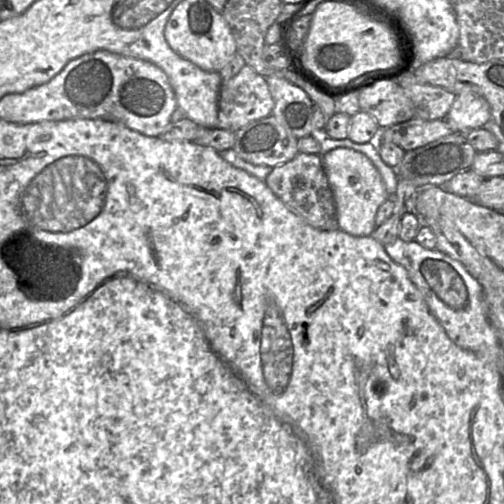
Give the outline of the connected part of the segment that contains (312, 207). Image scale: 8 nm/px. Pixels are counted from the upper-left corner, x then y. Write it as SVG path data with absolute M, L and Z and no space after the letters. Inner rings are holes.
M299 152L292 160L273 167L264 182L290 211L310 226L326 231L339 229L333 194L319 154Z

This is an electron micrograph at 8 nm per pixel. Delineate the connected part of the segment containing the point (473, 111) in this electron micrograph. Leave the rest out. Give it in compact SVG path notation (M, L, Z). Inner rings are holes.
M460 93L443 119L447 120L454 132L467 133L483 127L491 119L490 105L478 93Z

